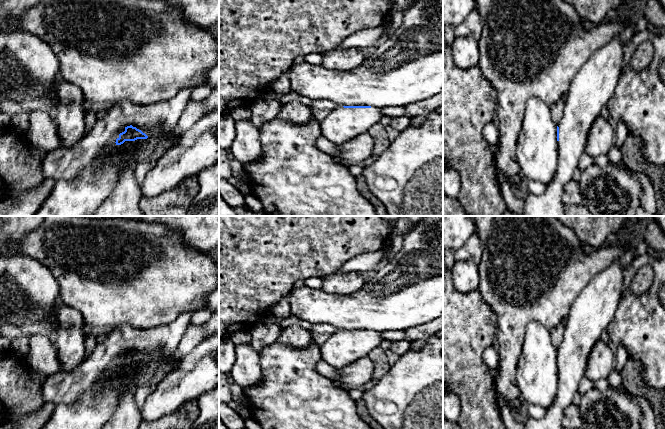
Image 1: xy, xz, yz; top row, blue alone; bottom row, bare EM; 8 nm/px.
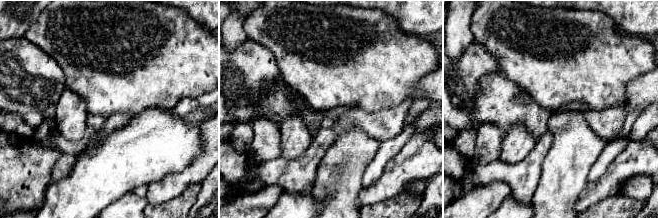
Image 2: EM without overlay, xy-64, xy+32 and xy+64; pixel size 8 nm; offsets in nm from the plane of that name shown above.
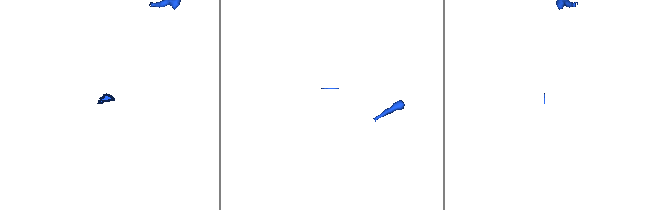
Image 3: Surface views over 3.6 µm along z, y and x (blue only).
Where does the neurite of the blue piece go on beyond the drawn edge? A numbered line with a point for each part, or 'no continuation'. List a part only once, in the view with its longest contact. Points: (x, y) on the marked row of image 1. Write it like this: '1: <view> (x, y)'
1: xz (342, 124)

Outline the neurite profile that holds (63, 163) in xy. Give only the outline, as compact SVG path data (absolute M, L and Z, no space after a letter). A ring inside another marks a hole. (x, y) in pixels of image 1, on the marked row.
M183 89L175 97L154 104L143 105L131 101L117 103L97 119L92 130L76 145L60 145L47 152L42 163L44 177L61 182L73 179L122 127L151 126L158 121L169 127L176 126L190 96L191 89Z

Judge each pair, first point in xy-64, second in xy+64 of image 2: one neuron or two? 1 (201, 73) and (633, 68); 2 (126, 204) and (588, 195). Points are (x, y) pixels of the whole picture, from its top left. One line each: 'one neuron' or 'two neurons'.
1: one neuron
2: two neurons

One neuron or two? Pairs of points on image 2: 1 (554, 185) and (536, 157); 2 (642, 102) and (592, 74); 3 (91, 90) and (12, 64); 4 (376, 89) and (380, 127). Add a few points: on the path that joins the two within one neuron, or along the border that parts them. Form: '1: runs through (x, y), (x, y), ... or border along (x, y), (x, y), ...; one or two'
1: border along (551, 144), (542, 163), (542, 170), (536, 189); two
2: border along (641, 75), (630, 81), (622, 104); two
3: border along (54, 60), (64, 74), (67, 87); two
4: border along (400, 102), (374, 111), (355, 108); two

